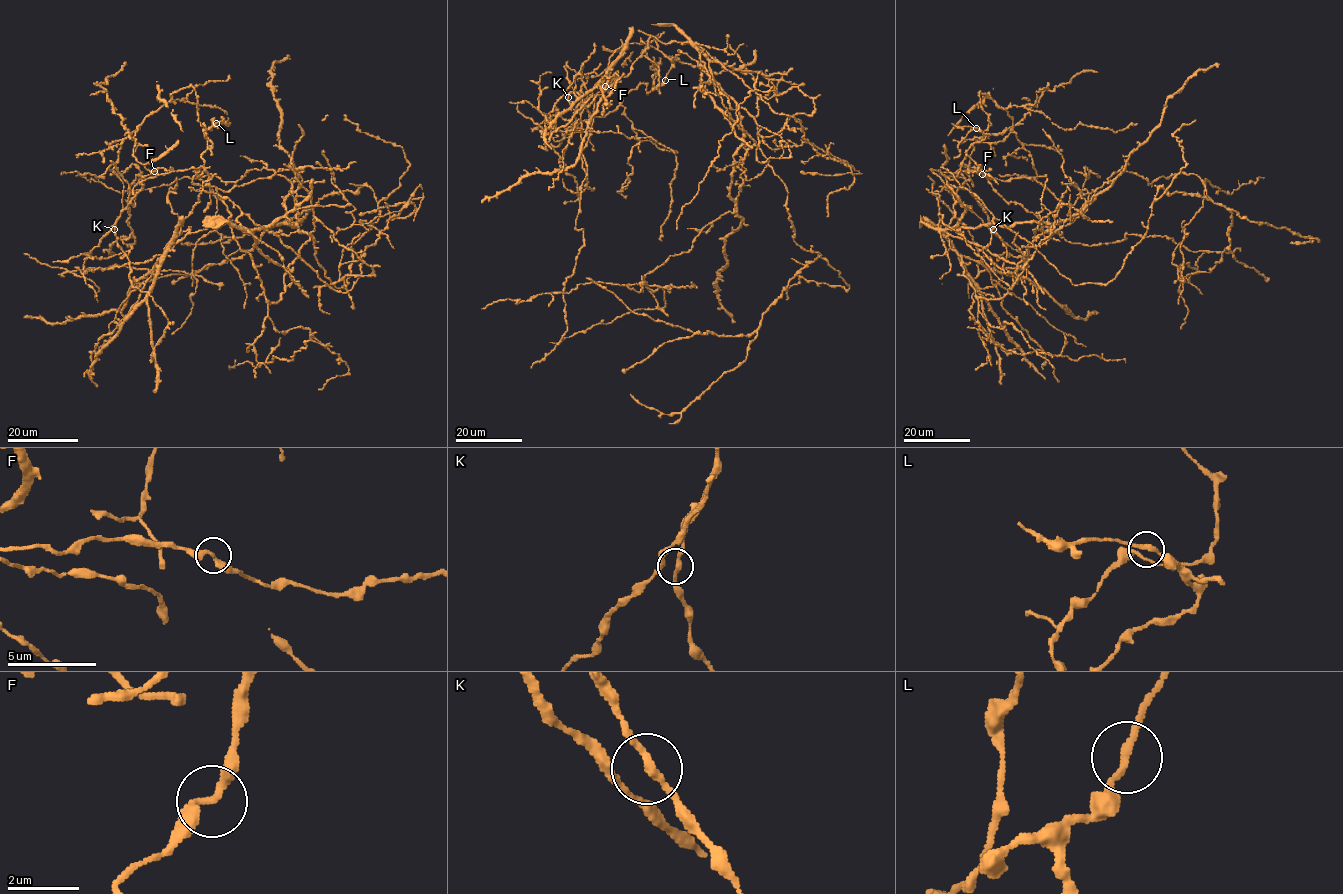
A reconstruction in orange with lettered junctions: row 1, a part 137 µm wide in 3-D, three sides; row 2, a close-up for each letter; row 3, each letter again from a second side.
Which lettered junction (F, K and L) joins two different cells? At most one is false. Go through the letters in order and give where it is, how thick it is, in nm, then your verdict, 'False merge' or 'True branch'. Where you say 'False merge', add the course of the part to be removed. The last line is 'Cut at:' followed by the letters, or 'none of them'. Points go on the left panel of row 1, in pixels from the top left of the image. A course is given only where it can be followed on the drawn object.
F: Place: (154, 171). Thickness 240 nm. True branch
K: Place: (114, 229). Thickness 200 nm. True branch
L: Place: (216, 123). Thickness 220 nm. True branch
Cut at: none of them

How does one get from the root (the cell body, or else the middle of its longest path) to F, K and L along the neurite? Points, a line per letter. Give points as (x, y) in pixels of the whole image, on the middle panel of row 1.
F: (712, 73), (742, 128), (735, 199), (754, 141), (702, 66), (651, 36), (623, 46), (605, 86)
K: (712, 73), (708, 53), (700, 47), (664, 43), (651, 36), (631, 71), (590, 104), (575, 110), (568, 97)
L: (712, 73), (742, 128), (735, 199), (754, 141), (708, 72), (655, 37), (653, 89), (665, 79)

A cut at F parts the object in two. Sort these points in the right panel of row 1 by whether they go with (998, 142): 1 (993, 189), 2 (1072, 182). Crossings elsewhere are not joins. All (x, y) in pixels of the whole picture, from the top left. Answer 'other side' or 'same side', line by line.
1: same side
2: same side

